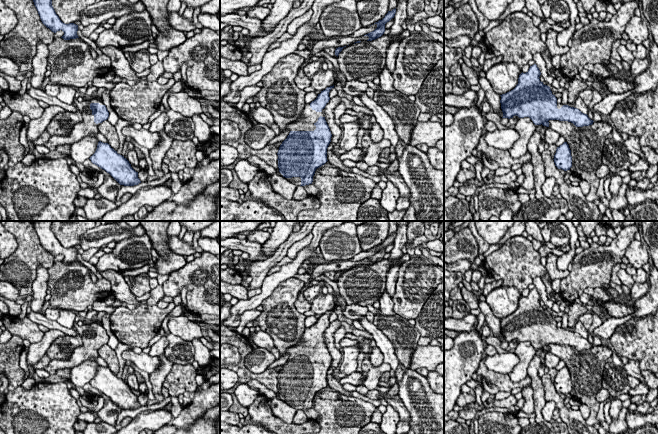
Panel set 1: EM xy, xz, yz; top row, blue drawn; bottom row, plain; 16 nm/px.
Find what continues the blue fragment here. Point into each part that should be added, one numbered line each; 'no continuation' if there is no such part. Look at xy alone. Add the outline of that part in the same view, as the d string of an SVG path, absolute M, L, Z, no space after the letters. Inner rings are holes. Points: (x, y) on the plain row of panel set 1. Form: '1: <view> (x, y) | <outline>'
1: xy (82, 353) | M98 322L83 324L82 326L76 325L75 329L81 336L83 344L74 348L71 356L66 360L50 360L49 365L45 368L50 375L55 375L58 370L72 369L90 358L97 359L99 357L98 349L100 347L96 348L94 346L94 339L90 333L91 327L99 327L100 329L104 329Z

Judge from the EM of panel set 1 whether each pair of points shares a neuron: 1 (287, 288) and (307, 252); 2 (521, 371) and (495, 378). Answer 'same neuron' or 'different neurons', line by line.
1: different neurons
2: different neurons

